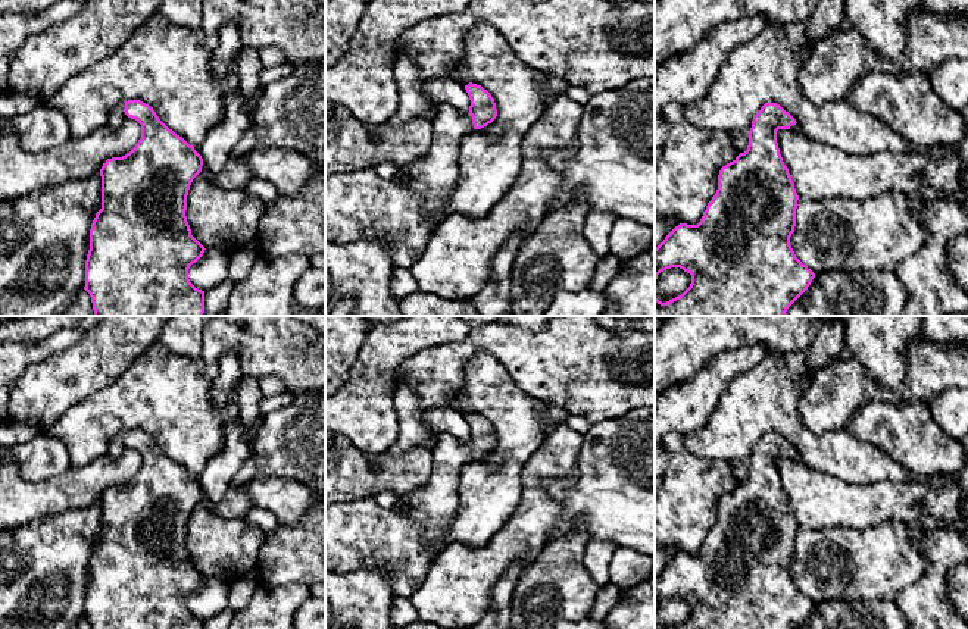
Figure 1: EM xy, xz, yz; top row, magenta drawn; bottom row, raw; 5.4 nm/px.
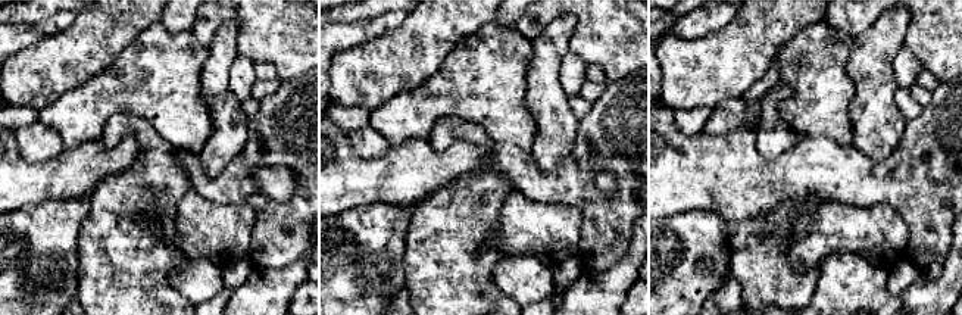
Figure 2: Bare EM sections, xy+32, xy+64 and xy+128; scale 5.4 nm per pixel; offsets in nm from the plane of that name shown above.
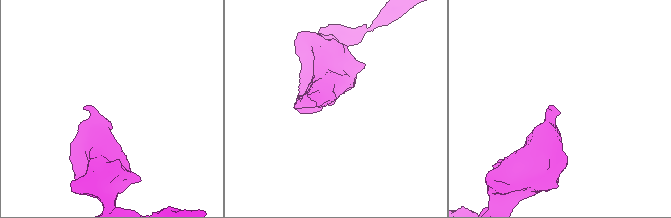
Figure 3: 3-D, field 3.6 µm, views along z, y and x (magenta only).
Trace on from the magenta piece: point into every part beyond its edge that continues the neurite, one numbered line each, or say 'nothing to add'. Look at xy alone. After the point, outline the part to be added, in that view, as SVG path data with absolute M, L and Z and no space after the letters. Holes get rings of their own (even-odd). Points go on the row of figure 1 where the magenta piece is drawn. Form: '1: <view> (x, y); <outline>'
1: xy (116, 118); M125 101L119 103L112 109L109 115L109 123L107 123L109 126L118 129L128 119L124 109L125 109Z

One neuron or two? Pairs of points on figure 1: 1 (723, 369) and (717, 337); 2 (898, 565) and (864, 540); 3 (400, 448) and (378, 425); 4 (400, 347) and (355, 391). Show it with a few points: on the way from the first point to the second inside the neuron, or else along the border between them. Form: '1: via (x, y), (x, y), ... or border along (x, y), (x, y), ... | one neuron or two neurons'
1: border along (753, 343), (717, 353), (693, 374) | two neurons
2: via (889, 565), (873, 548) | one neuron
3: border along (394, 404), (399, 434), (383, 453) | two neurons
4: via (389, 357), (367, 379) | one neuron

